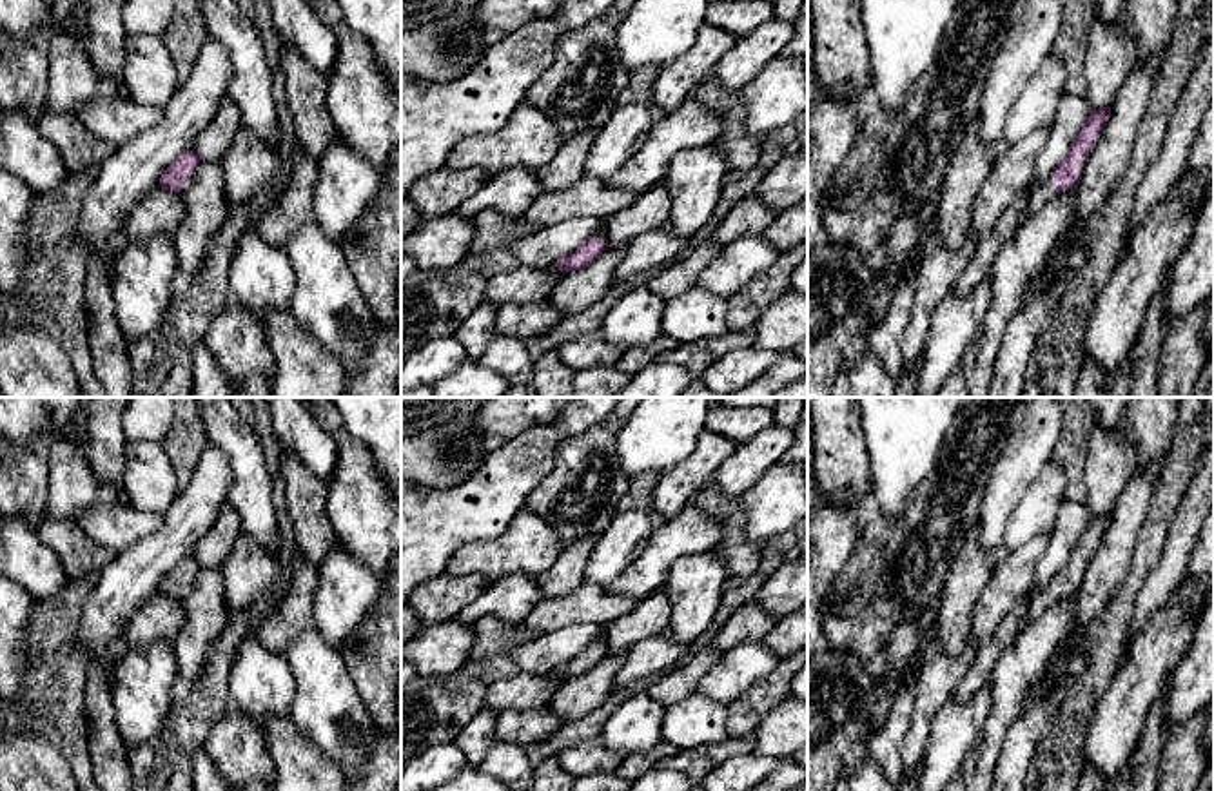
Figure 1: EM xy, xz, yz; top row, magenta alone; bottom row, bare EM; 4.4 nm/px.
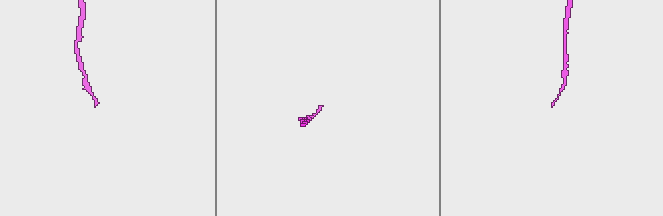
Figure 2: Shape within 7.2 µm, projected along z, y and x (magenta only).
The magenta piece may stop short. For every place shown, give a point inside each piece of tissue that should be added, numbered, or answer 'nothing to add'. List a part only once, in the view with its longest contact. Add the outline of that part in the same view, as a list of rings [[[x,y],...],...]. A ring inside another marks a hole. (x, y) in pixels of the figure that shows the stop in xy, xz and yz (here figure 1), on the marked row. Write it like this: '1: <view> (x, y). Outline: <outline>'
1: yz (1038, 193). Outline: [[[1049,178],[1047,181],[1033,180],[1027,187],[1027,207],[1023,220],[1034,216],[1049,200],[1056,196],[1056,183]]]

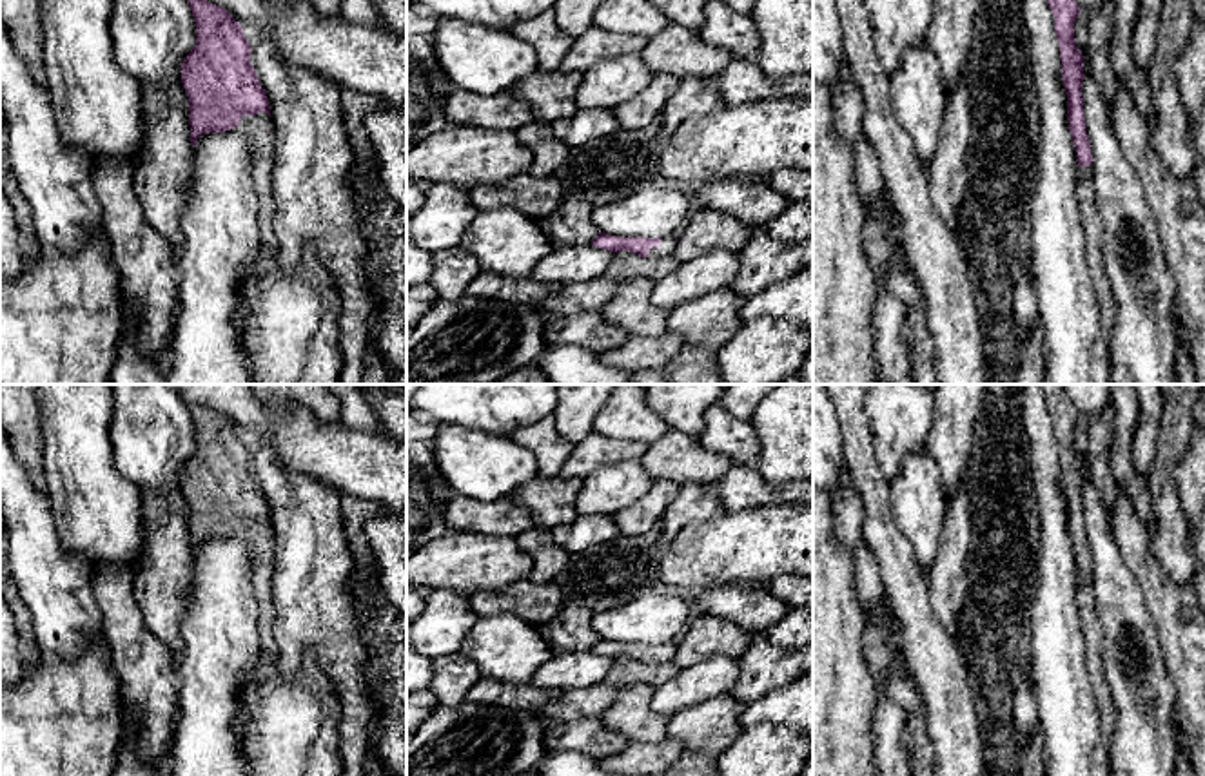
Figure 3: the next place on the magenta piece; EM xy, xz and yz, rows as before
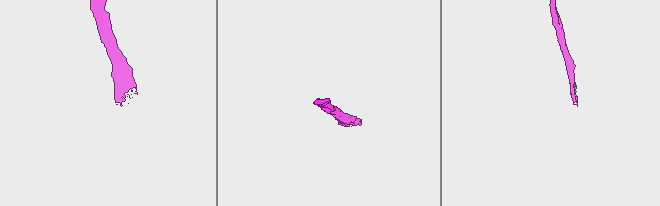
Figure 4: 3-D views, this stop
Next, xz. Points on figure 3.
1: xz (666, 247). Outline: [[[675,236],[662,238],[659,247],[650,248],[650,257],[666,257],[675,250]]]

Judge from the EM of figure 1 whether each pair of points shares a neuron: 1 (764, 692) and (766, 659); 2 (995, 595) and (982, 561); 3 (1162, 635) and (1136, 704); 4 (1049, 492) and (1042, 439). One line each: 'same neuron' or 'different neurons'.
1: different neurons
2: different neurons
3: same neuron
4: different neurons

